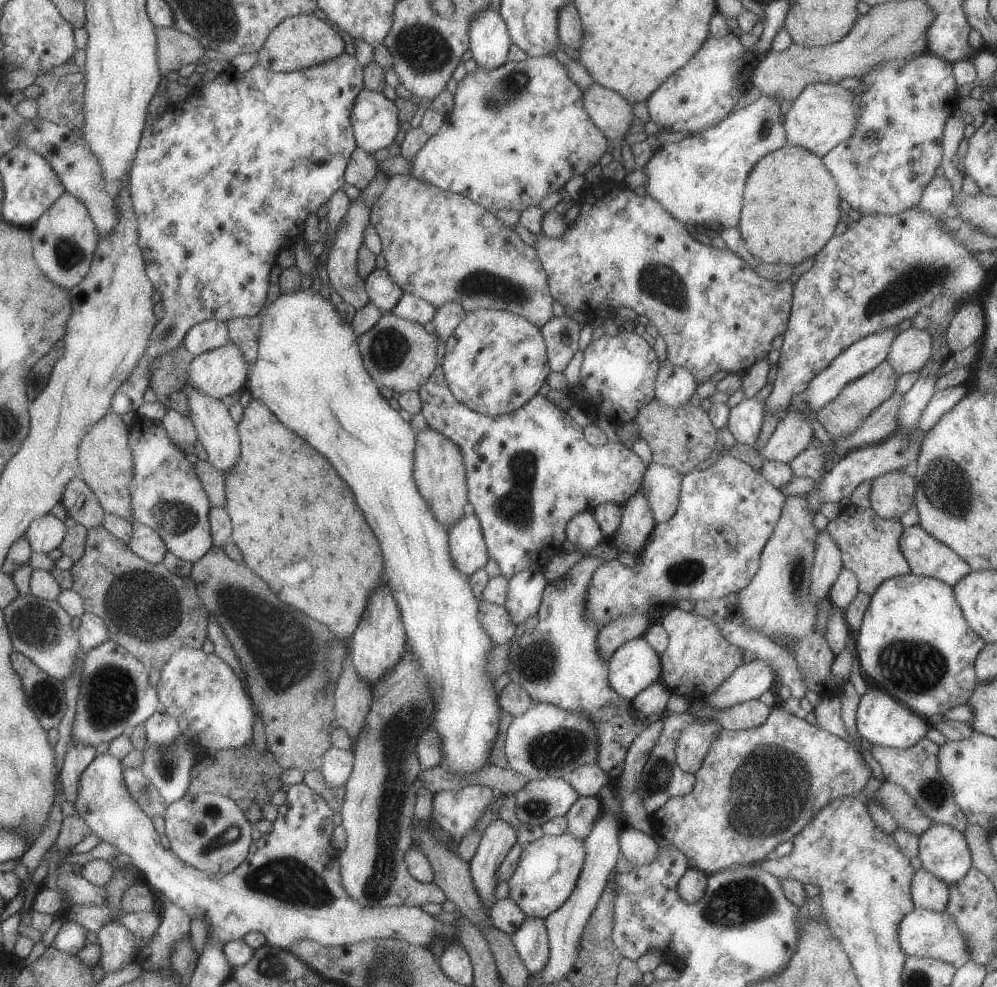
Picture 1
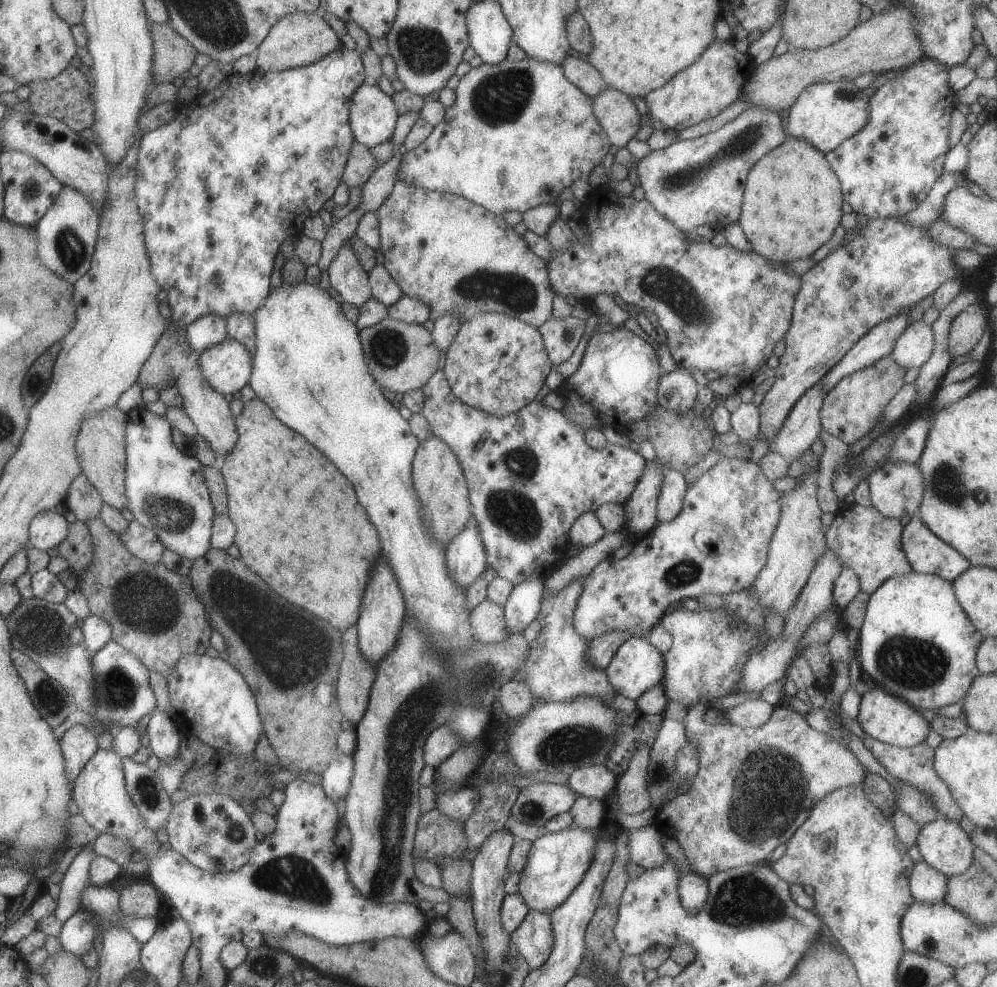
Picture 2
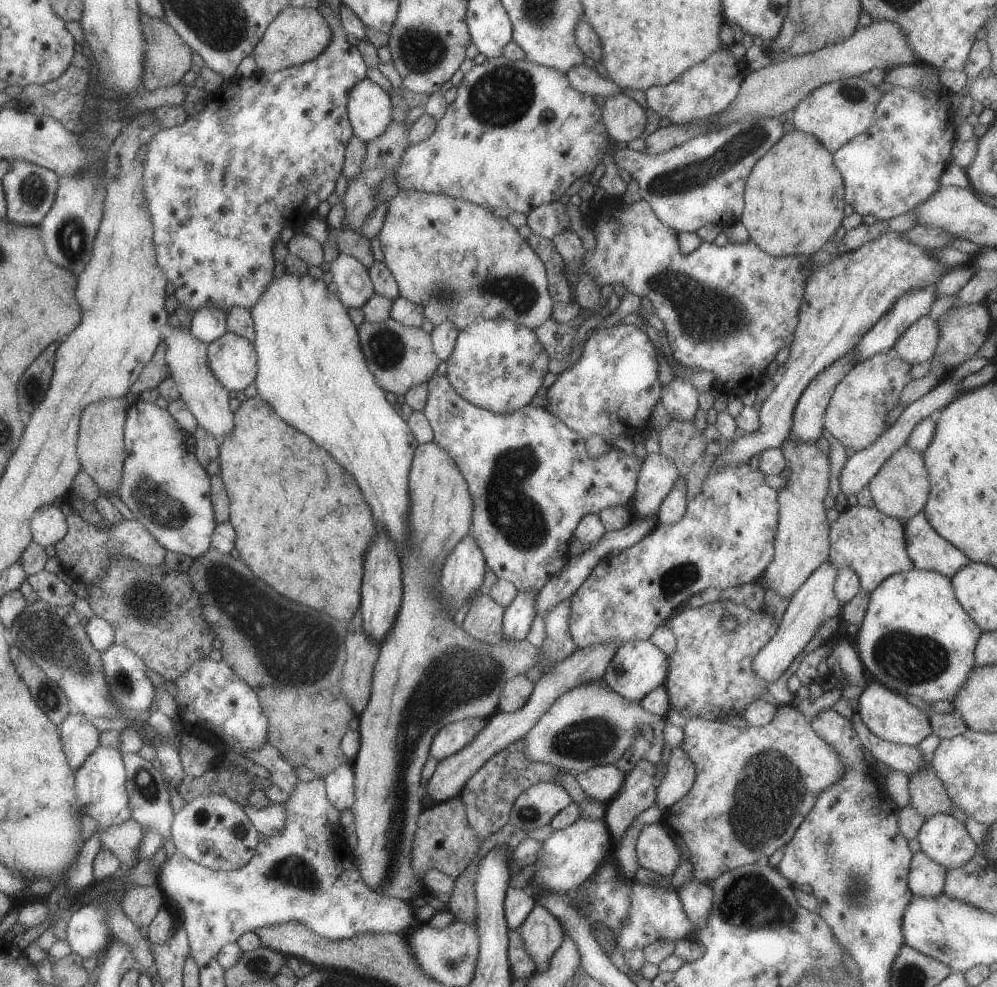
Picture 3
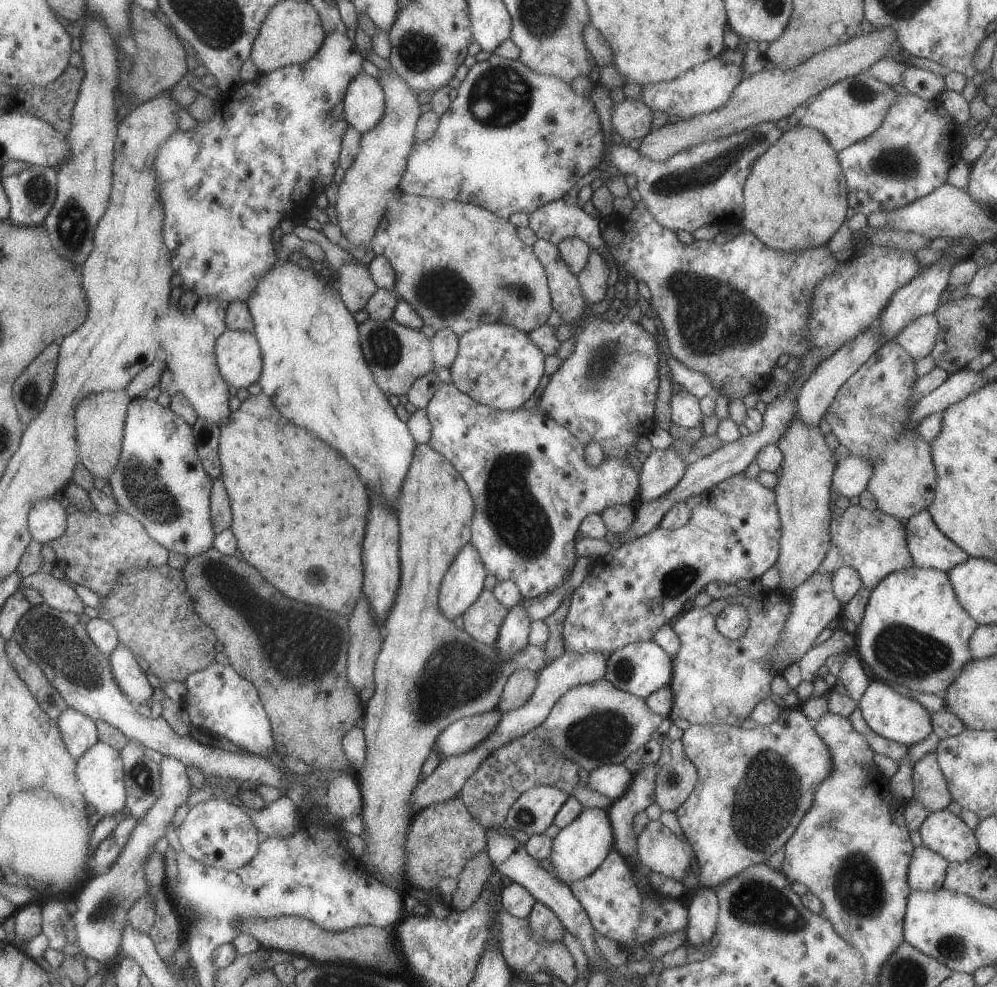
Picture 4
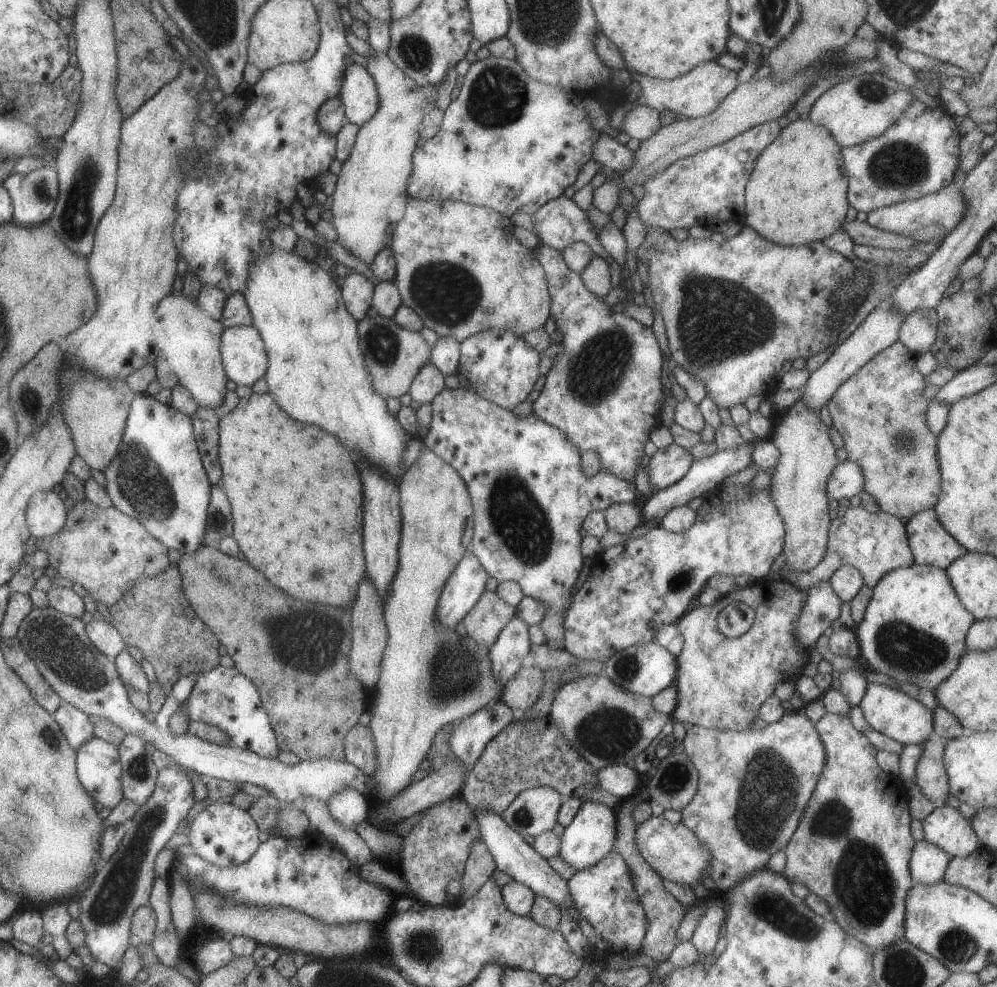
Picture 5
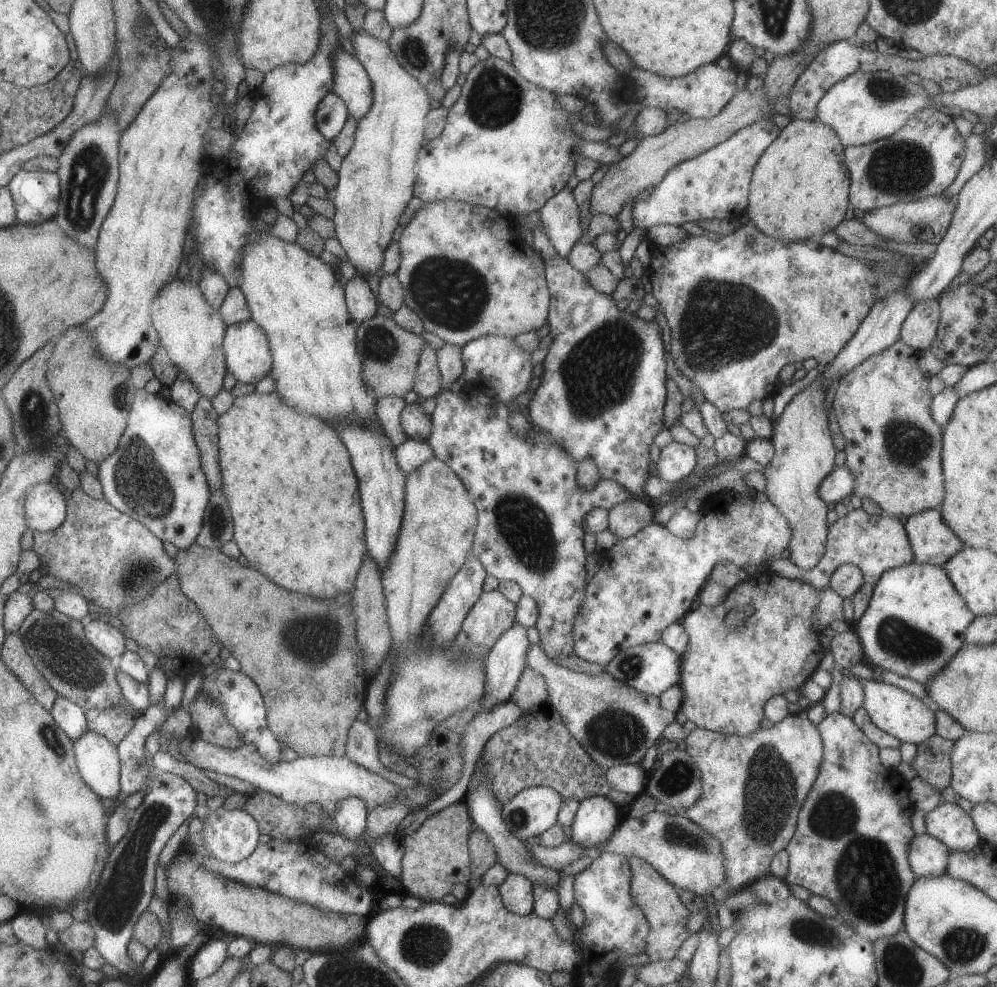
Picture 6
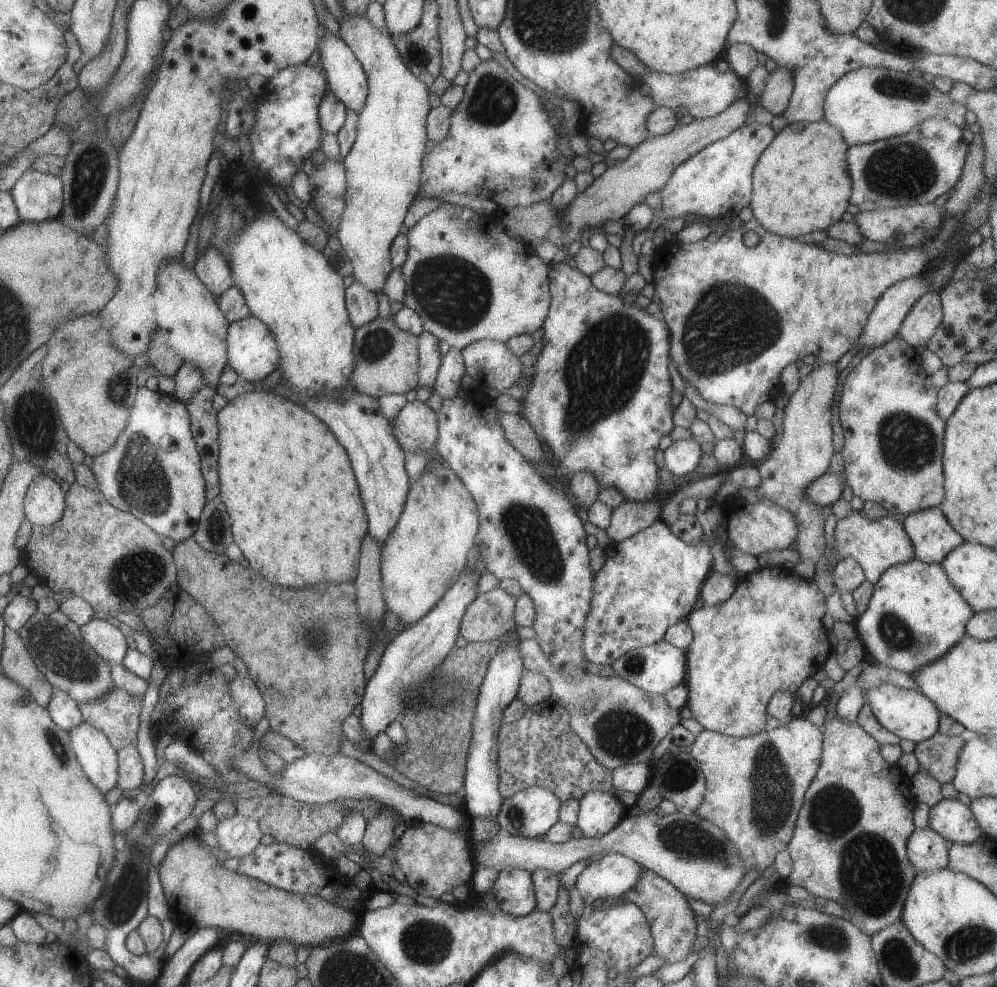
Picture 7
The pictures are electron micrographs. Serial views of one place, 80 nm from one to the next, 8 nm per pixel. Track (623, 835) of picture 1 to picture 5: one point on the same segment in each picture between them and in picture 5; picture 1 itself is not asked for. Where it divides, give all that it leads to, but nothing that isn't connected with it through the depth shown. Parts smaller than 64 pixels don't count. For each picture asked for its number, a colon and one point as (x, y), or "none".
2: (644, 844)
3: (655, 849)
4: (659, 850)
5: (671, 849)

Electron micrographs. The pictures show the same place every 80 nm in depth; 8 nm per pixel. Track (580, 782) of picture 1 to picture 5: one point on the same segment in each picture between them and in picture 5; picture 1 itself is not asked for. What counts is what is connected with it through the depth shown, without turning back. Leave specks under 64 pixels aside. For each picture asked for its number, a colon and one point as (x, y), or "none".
2: (597, 782)
3: (602, 783)
4: (612, 781)
5: (622, 781)

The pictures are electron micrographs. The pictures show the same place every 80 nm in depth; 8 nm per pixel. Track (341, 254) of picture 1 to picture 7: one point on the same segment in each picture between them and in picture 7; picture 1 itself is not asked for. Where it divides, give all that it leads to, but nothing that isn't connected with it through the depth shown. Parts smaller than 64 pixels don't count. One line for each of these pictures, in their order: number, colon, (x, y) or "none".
2: (346, 276)
3: (354, 287)
4: (354, 283)
5: (356, 290)
6: (361, 304)
7: (361, 304)

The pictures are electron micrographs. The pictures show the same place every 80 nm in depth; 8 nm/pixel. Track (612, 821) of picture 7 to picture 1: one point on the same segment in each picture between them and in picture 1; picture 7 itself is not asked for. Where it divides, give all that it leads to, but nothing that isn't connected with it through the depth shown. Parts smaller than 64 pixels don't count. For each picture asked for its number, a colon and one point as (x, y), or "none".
1: (546, 874)
2: (557, 861)
3: (570, 855)
4: (578, 848)
5: (591, 833)
6: (596, 817)

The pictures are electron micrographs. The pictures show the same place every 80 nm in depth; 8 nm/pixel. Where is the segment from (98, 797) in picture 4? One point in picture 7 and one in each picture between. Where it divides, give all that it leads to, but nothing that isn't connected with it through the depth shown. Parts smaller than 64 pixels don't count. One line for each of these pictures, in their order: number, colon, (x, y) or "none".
5: (98, 769)
6: (97, 761)
7: (93, 751)

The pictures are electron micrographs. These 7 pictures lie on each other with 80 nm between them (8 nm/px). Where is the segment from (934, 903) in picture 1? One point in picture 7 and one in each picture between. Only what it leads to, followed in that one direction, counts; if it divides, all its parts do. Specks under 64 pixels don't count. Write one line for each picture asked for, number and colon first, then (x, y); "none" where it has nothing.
2: (926, 885)
3: (925, 878)
4: (926, 870)
5: (927, 863)
6: (927, 856)
7: (928, 851)

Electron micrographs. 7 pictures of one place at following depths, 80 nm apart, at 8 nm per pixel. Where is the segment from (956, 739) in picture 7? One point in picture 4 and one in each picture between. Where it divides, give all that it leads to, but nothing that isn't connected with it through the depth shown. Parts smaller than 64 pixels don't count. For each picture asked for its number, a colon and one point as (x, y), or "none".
4: (930, 787)
5: (930, 776)
6: (931, 762)

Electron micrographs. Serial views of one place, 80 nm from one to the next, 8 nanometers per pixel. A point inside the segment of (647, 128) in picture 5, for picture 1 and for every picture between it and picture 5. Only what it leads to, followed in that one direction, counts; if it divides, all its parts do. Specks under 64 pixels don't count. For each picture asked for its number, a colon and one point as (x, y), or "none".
1: (610, 112)
2: (614, 110)
3: (624, 119)
4: (630, 119)

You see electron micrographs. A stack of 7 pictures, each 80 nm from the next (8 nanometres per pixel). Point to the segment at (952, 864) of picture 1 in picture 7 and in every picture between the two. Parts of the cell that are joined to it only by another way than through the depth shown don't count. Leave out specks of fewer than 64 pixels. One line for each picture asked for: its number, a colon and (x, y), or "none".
2: (943, 845)
3: (944, 839)
4: (945, 833)
5: (945, 827)
6: (948, 823)
7: (954, 821)

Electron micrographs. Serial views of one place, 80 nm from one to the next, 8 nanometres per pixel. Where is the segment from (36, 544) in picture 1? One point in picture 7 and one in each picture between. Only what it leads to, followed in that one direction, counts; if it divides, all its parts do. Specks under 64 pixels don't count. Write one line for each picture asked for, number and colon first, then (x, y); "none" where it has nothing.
2: (46, 529)
3: (48, 524)
4: (46, 519)
5: (45, 513)
6: (44, 506)
7: (43, 504)

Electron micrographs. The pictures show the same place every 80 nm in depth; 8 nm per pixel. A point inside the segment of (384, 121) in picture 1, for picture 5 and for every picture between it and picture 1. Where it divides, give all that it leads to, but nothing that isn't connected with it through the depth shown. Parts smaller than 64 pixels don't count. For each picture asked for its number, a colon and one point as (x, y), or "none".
2: (371, 113)
3: (368, 106)
4: (363, 103)
5: (357, 91)

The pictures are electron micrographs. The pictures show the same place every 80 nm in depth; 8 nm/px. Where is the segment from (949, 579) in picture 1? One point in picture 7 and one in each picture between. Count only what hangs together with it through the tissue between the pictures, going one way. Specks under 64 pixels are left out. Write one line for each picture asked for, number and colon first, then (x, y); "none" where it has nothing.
2: (926, 553)
3: (927, 550)
4: (928, 546)
5: (930, 544)
6: (932, 542)
7: (932, 536)

